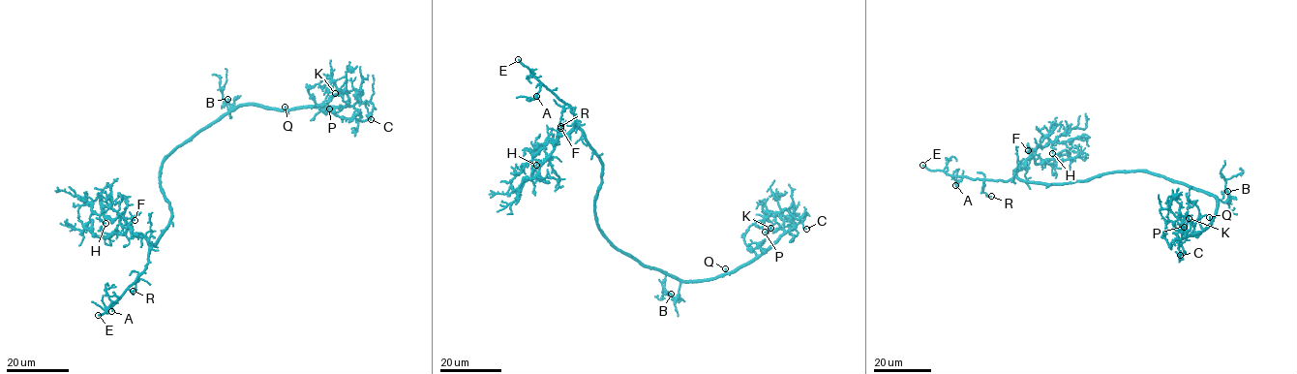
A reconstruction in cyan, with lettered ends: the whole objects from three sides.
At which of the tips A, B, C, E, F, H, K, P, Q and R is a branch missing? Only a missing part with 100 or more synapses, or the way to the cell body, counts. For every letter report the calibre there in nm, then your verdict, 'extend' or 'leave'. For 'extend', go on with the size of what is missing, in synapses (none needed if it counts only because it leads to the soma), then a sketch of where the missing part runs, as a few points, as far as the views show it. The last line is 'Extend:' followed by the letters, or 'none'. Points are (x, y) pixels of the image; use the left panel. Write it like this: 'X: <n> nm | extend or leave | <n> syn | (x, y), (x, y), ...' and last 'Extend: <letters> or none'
A: 110 nm | leave
B: 150 nm | leave
C: 110 nm | leave
E: 170 nm | extend | (98, 315), (100, 322), (112, 323), (116, 329), (168, 329), (206, 351)
F: 90 nm | leave
H: 110 nm | leave
K: 160 nm | leave
P: 340 nm | leave
Q: 130 nm | leave
R: 100 nm | leave
Extend: E

